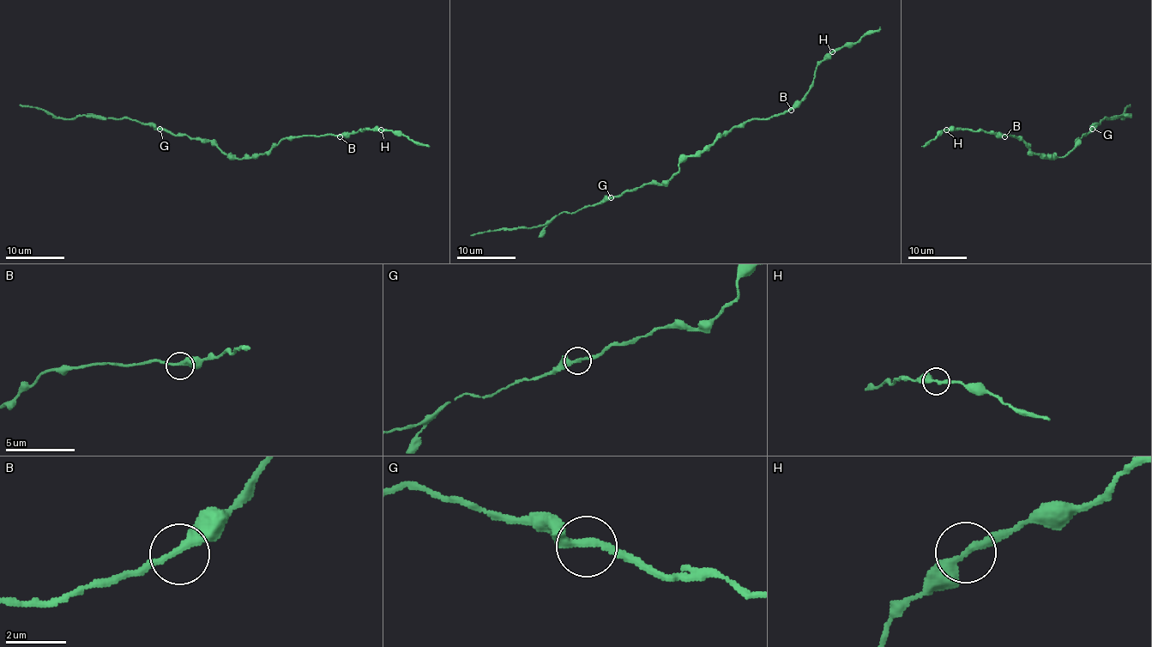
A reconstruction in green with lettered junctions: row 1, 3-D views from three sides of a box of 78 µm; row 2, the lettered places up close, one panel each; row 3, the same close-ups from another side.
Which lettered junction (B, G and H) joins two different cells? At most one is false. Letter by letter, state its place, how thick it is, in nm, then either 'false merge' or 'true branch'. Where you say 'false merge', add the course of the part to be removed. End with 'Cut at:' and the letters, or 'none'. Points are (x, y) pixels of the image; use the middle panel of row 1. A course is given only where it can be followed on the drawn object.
B: place (791, 110); calibre 280 nm; true branch
G: place (611, 197); calibre 280 nm; true branch
H: place (832, 51); calibre 300 nm; true branch
Cut at: none

